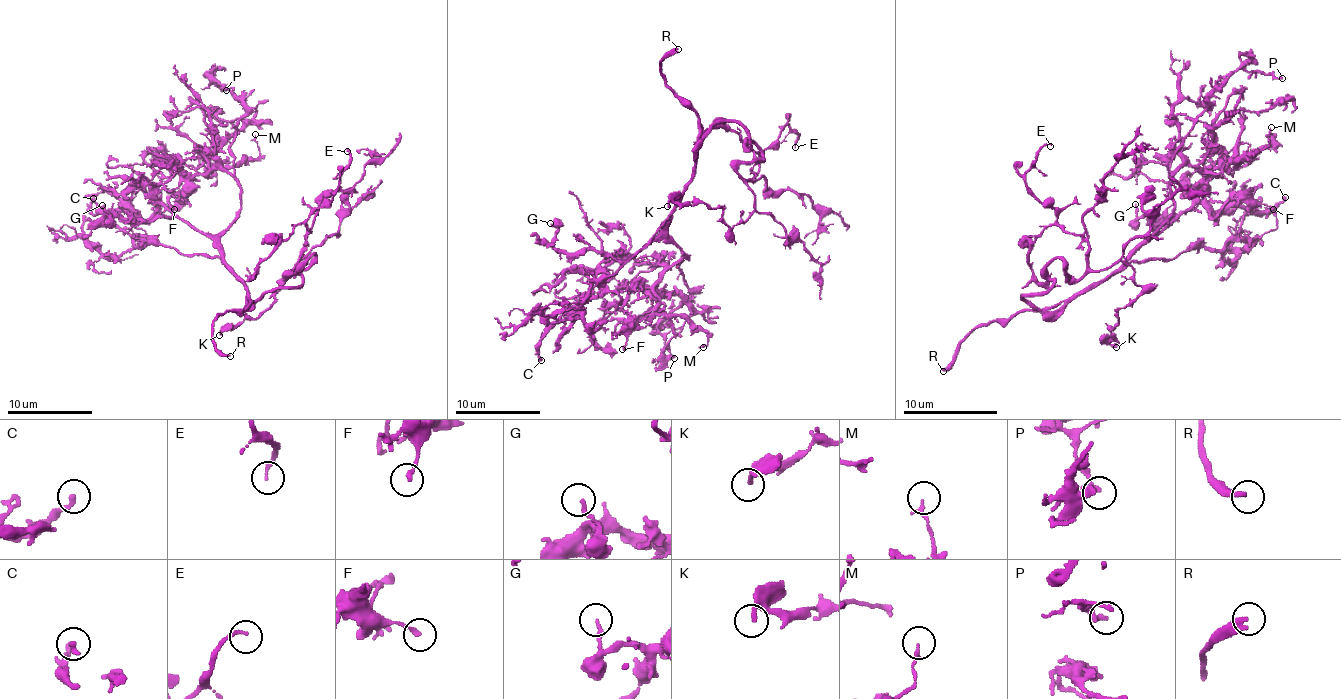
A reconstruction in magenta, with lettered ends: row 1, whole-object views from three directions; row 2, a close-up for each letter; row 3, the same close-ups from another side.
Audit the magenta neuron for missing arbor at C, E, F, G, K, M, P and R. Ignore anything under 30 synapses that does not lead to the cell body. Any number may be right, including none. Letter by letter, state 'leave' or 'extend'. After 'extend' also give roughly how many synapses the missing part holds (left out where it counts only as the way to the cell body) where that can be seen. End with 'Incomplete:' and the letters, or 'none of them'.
C: leave
E: leave
F: leave
G: leave
K: leave
M: leave
P: leave
R: extend
Incomplete: R

